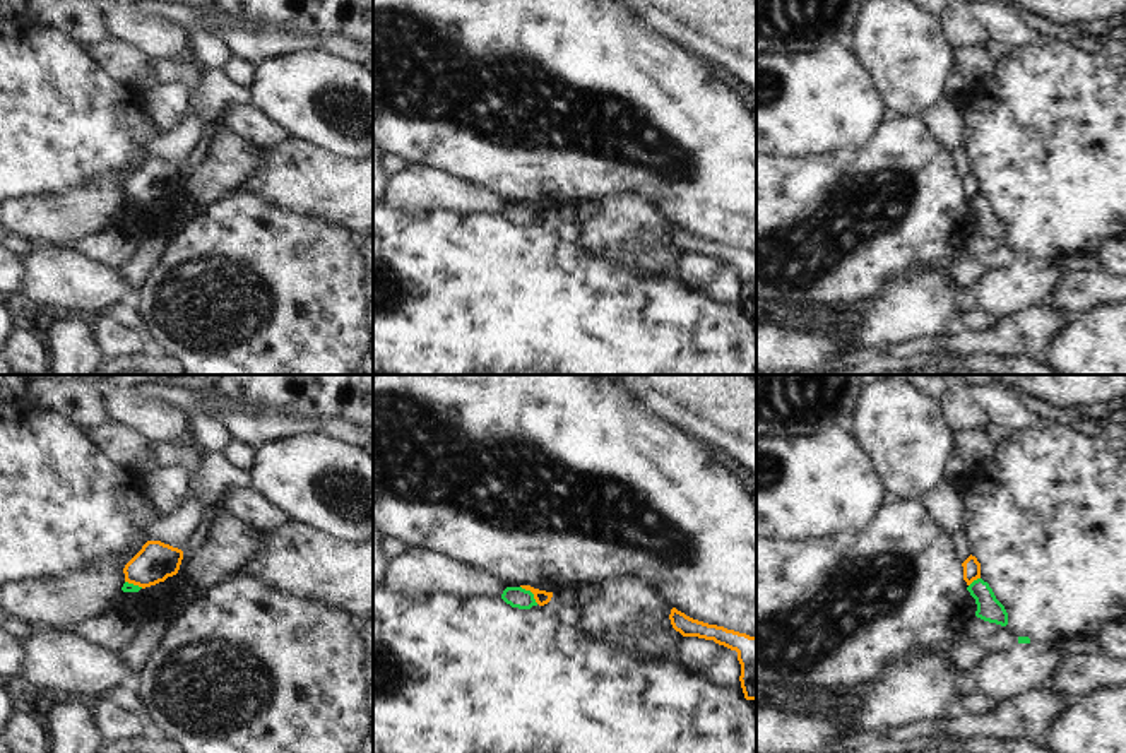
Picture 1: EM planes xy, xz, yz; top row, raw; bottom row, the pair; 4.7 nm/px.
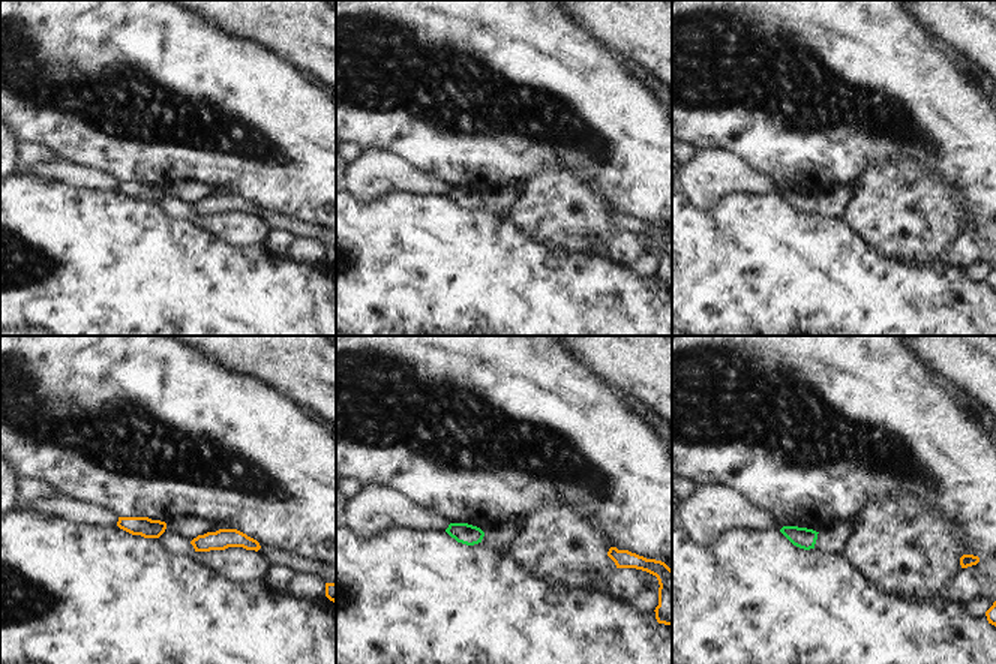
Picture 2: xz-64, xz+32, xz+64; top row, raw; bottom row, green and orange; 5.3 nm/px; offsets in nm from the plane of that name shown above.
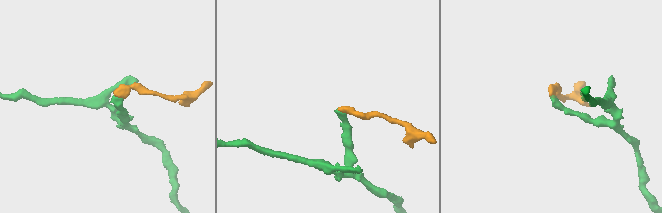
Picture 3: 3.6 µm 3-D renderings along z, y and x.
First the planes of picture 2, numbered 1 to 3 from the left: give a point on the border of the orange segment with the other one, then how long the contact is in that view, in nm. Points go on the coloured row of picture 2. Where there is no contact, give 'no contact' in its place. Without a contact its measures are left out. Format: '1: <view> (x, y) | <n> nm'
1: no contact
2: no contact
3: no contact

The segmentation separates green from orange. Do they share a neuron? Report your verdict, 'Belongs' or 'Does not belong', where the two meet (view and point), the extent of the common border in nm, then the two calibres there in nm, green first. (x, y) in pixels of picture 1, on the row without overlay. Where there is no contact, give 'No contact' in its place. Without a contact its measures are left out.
Does not belong. Touches green at xz (531, 209). Shared border 120 nm. Thickness 100 nm (green) against 70 nm

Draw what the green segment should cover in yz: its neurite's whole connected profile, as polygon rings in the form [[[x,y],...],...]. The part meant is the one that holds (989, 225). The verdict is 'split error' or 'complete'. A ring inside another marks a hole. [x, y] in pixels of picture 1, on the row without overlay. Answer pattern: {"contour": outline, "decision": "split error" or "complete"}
{"contour": [[[977,195],[967,204],[967,207],[975,216],[977,234],[989,240],[1001,241],[1001,243],[1008,241],[1008,229],[1005,222],[996,216],[987,199],[984,199],[982,195]]], "decision": "complete"}

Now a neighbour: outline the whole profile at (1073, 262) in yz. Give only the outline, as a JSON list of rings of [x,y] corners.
[[[1070,255],[1059,258],[1056,265],[1063,270],[1083,270],[1083,272],[1105,272],[1104,265],[1095,255],[1083,257],[1083,255]]]

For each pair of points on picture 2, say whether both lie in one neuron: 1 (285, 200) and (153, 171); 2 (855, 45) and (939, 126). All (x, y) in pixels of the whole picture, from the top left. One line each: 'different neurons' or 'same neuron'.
1: same neuron
2: same neuron

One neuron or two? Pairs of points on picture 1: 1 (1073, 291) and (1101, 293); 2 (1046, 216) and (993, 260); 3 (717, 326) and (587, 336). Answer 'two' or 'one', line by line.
1: one
2: two
3: one

